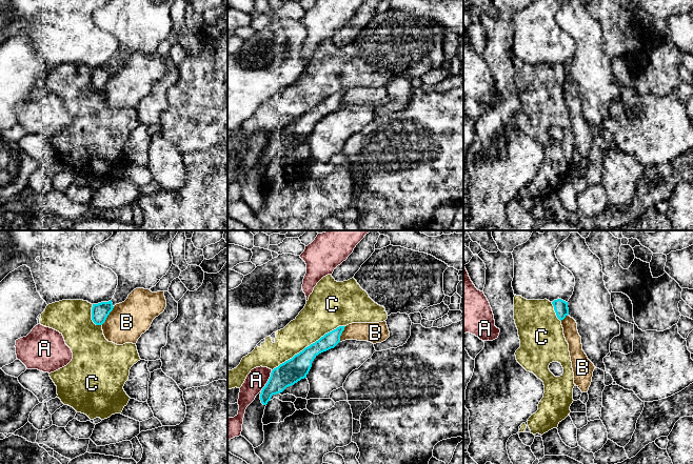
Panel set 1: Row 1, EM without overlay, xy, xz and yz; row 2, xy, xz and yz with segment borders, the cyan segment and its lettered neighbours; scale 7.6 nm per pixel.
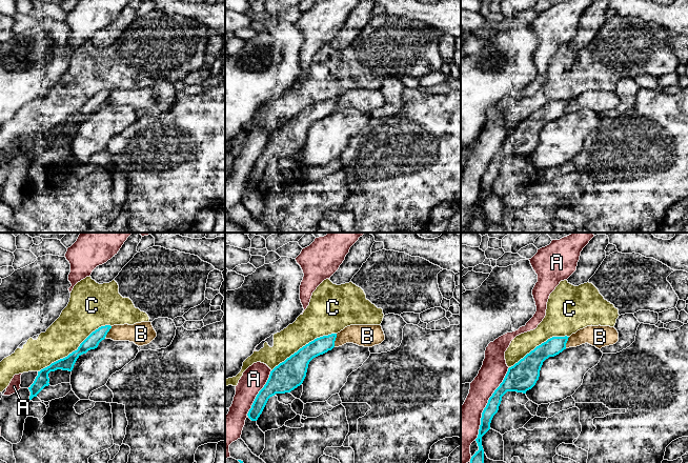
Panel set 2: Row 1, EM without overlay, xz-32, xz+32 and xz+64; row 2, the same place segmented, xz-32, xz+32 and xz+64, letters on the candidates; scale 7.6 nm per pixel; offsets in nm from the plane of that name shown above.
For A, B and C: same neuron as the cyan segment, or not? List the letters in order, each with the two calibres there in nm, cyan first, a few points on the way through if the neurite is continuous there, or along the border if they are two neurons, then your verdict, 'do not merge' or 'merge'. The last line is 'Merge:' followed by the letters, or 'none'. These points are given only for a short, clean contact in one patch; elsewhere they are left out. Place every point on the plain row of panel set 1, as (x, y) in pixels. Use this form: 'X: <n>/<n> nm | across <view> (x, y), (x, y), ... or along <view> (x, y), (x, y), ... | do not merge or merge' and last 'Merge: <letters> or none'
A: 180/160 nm | do not merge
B: 130/300 nm | do not merge
C: 180/280 nm | do not merge
Merge: none

